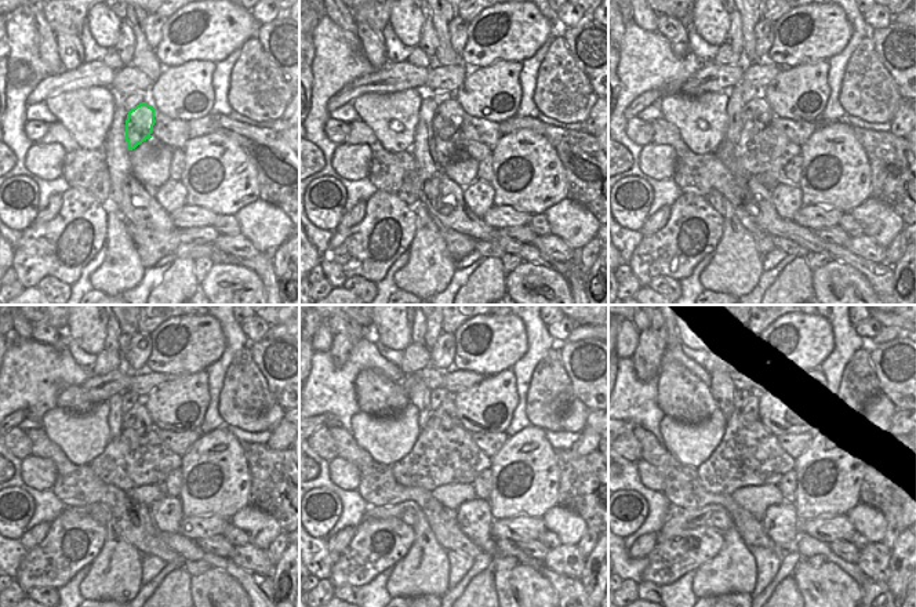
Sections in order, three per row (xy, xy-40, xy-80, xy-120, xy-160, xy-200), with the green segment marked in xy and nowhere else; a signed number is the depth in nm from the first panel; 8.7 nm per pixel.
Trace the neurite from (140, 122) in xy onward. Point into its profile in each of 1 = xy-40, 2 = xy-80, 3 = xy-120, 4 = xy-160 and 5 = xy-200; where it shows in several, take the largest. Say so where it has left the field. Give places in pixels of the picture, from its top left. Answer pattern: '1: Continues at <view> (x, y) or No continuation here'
1: Continues at xy-40 (449, 116)
2: Continues at xy-80 (758, 111)
3: Continues at xy-120 (138, 418)
4: Continues at xy-160 (446, 413)
5: Continues at xy-200 (751, 411)

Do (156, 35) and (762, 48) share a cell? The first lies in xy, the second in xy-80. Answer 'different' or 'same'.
same

